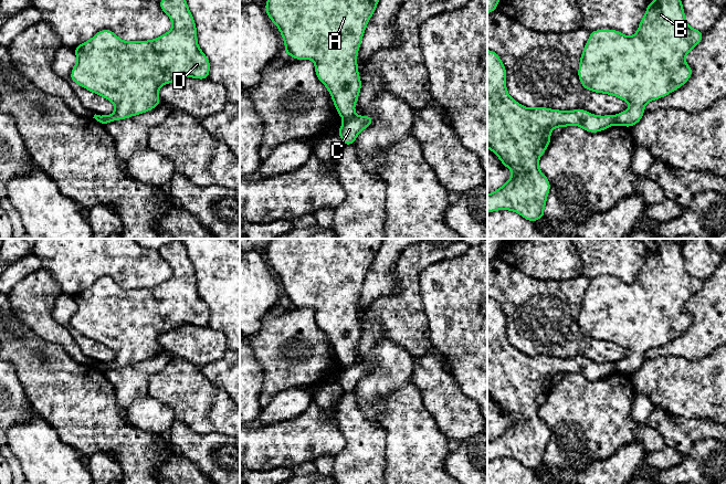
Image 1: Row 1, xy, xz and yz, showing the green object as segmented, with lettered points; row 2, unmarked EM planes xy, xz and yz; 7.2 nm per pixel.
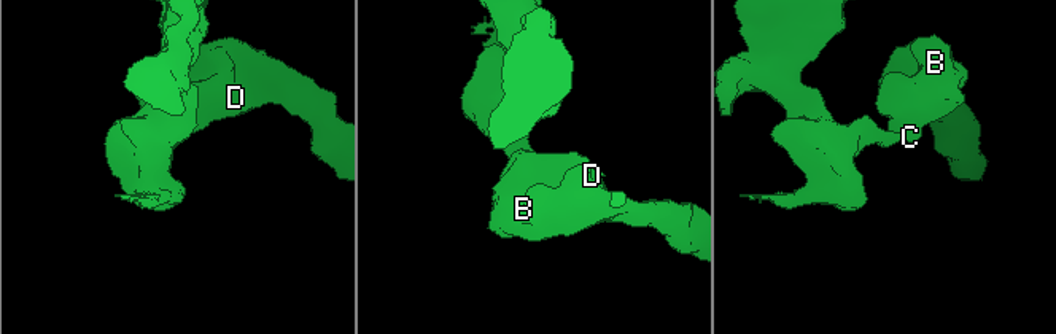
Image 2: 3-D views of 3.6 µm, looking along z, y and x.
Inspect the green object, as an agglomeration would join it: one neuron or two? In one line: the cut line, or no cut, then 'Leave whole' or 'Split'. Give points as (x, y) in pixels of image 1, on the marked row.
Split along xz (355, 115), (345, 119). Split

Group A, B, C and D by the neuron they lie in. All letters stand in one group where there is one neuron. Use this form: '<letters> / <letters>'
A / B C D

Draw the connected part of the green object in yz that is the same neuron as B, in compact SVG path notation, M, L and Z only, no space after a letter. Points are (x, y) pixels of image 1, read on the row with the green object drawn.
M682 0L649 2L636 33L631 38L609 29L590 33L580 56L580 83L586 90L628 102L630 108L617 114L614 122L619 126L632 127L641 120L646 103L664 97L688 81L693 70L684 60L703 40L703 35L704 33L686 23Z

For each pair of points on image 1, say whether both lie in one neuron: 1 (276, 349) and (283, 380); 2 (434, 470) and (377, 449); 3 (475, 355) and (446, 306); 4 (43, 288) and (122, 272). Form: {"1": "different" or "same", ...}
{"1": "same", "2": "different", "3": "same", "4": "different"}

